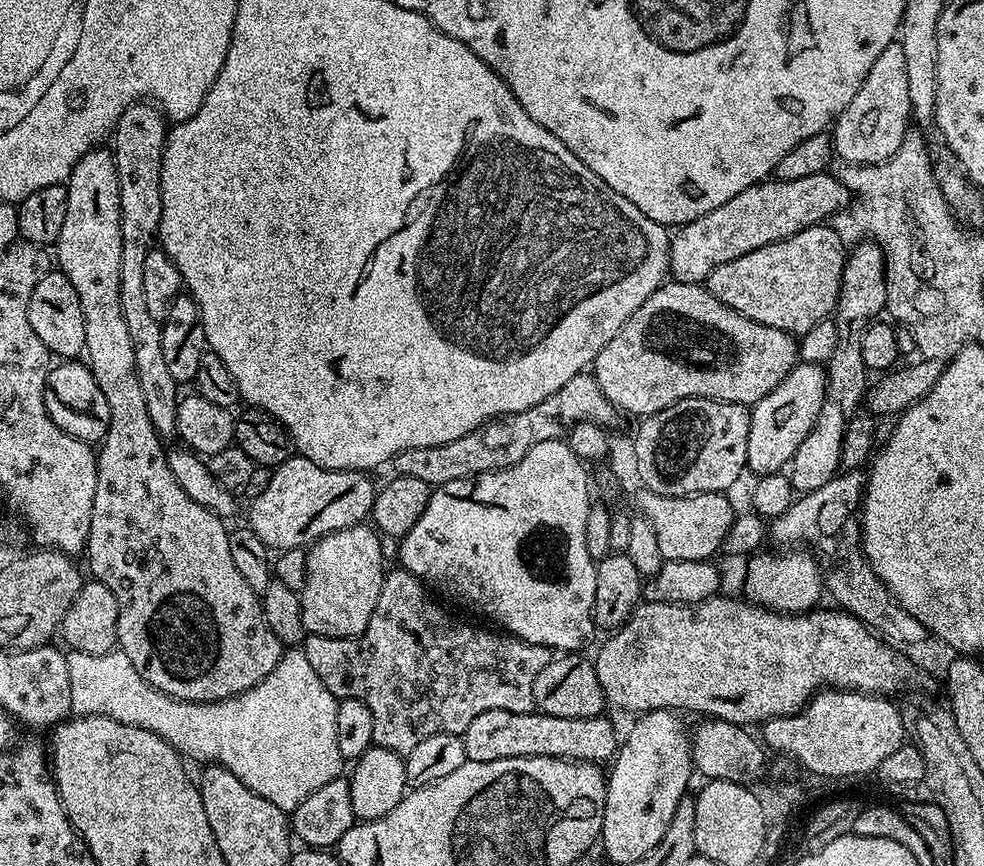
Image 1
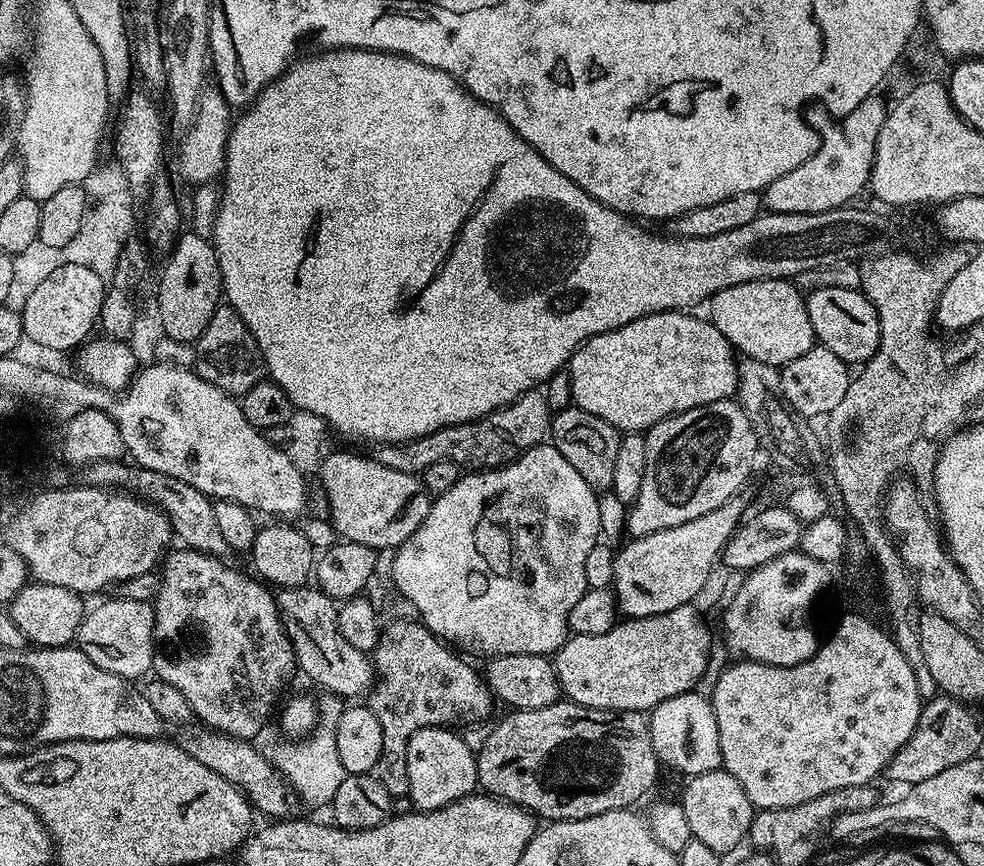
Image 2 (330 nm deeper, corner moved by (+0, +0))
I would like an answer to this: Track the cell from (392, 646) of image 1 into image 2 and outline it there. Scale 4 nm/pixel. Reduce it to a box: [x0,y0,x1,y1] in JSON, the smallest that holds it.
[366,620,494,797]

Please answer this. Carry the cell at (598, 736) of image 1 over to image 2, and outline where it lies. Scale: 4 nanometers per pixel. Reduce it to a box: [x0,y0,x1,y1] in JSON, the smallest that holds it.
[478,698,662,821]

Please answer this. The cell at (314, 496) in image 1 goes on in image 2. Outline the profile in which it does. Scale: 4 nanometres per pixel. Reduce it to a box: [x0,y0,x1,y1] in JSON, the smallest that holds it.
[318,451,432,550]

